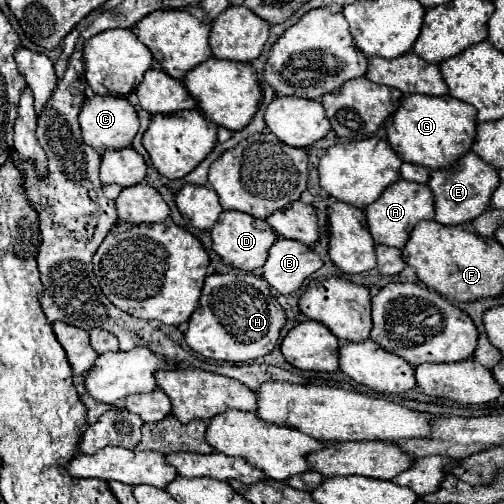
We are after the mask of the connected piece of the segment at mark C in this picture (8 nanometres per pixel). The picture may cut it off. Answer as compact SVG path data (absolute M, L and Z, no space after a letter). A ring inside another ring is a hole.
M92 96L84 102L80 116L80 130L82 130L82 140L96 148L98 152L104 152L106 148L126 148L132 144L136 132L138 132L138 116L134 106L122 98L122 96Z

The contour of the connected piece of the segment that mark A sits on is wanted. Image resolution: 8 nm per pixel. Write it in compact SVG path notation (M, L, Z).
M400 178L396 184L390 184L376 202L372 202L366 208L366 220L368 220L368 230L372 238L376 240L376 244L402 248L412 228L420 220L434 220L434 196L426 184Z

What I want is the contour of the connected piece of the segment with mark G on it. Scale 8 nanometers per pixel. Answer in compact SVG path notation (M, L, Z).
M408 94L398 110L384 122L386 138L404 162L420 164L430 170L452 166L464 152L470 150L476 138L476 110L452 96Z

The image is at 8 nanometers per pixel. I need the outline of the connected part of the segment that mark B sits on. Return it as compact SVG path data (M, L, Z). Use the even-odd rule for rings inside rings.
M278 238L264 264L264 280L280 294L294 294L302 282L322 266L318 254L298 240Z

